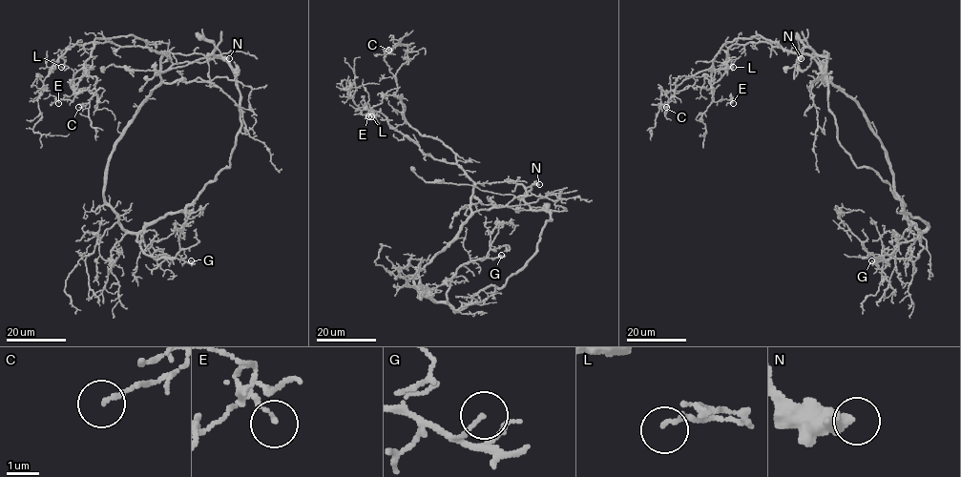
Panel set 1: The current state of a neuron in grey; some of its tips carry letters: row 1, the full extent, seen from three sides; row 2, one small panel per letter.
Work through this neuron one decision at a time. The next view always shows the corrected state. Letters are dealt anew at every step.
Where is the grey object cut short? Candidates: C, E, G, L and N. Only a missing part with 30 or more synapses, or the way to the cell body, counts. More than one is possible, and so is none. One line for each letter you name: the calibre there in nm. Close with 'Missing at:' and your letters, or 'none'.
Missing at: none

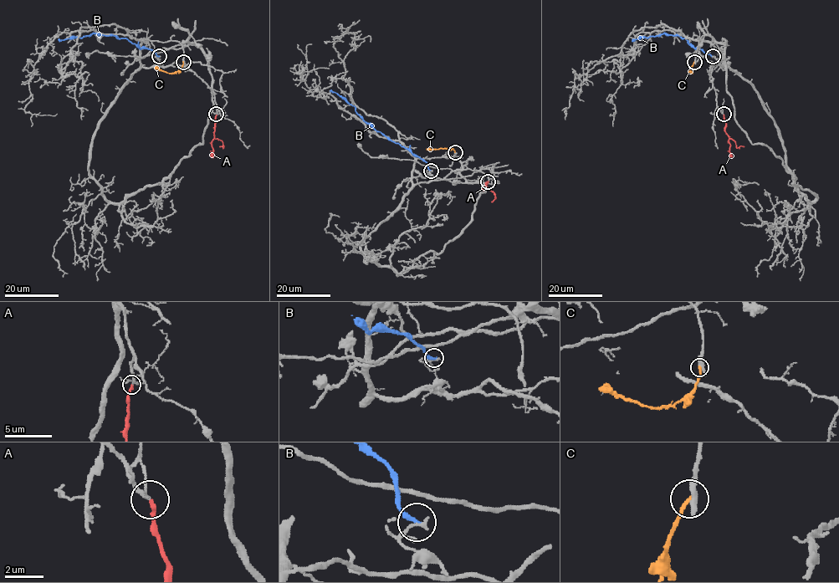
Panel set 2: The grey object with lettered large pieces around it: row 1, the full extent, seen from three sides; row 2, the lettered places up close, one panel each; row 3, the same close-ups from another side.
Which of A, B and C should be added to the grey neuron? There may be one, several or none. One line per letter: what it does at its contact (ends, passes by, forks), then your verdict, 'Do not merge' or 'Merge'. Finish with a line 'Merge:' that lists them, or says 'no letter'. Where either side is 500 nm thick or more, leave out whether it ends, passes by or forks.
A: It ends there. Merge
B: It ends there. Do not merge
C: It ends there. Do not merge
Merge: A

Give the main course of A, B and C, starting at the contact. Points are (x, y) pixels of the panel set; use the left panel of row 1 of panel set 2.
A: (217, 115), (214, 137), (223, 142), (223, 148), (220, 146)
B: (159, 56), (150, 49), (140, 48), (125, 38), (113, 35), (93, 33), (81, 38), (58, 39)
C: (182, 62), (181, 68), (171, 74), (155, 67)

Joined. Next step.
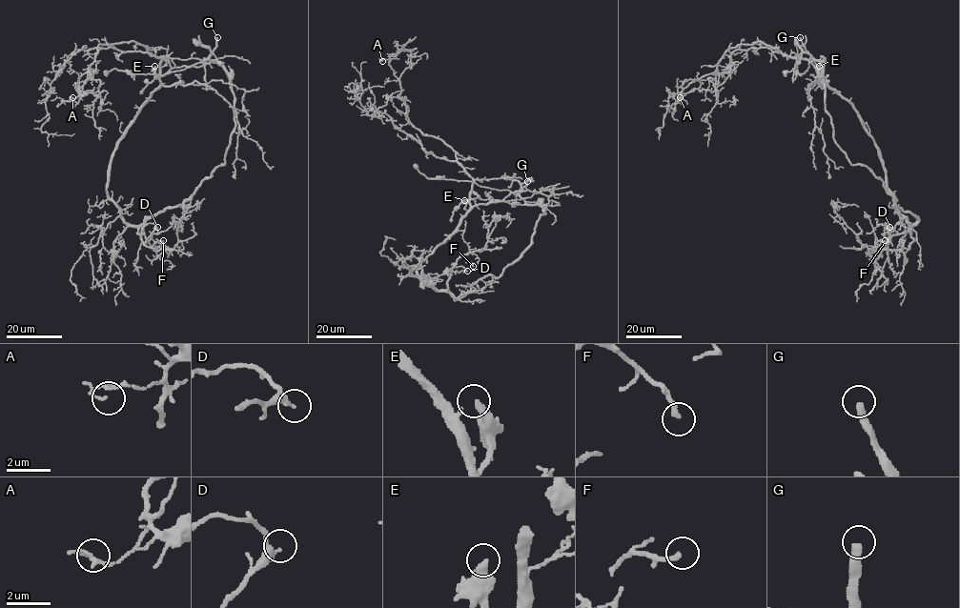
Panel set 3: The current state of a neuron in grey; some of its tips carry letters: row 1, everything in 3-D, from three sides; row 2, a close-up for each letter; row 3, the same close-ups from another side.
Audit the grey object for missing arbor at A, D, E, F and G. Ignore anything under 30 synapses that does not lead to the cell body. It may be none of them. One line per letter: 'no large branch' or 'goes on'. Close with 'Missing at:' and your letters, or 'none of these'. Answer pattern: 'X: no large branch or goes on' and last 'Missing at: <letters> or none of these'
A: no large branch
D: no large branch
E: no large branch
F: no large branch
G: goes on
Missing at: G

